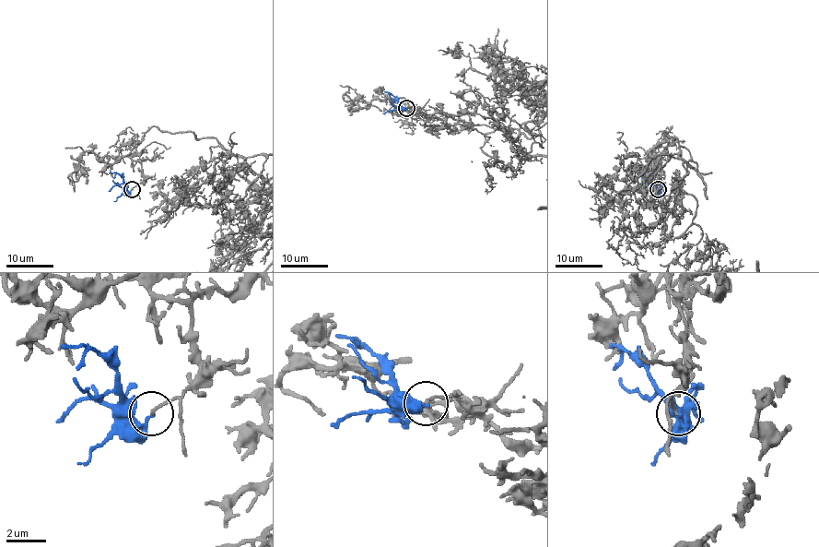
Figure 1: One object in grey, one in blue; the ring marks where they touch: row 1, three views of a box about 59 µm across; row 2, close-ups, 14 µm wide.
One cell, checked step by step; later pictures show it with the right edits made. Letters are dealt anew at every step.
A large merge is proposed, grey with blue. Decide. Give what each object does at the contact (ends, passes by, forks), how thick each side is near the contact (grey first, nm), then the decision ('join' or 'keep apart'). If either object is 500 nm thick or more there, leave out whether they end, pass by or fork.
grey ends there; blue ends there; 140 nm thick on the grey side, 200 nm on the other; keep apart

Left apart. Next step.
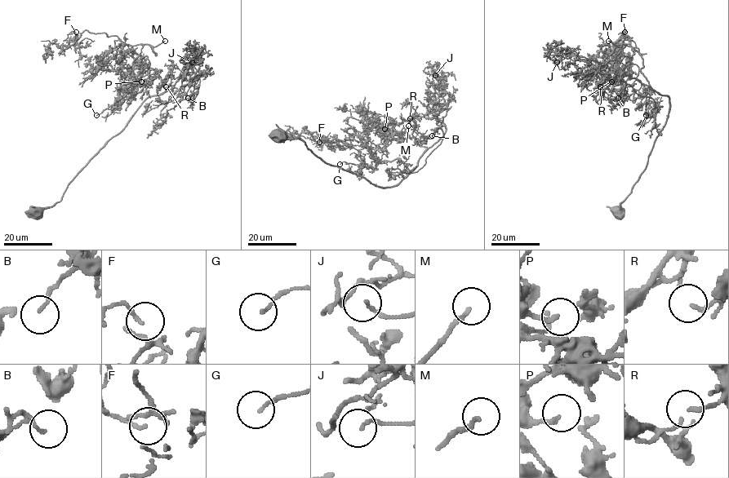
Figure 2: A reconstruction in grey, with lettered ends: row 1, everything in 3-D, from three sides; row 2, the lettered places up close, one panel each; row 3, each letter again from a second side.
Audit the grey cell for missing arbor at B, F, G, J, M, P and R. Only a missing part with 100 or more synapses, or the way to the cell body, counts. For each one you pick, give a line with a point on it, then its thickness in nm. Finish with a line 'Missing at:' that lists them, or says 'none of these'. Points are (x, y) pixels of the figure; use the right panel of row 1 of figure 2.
M: Place: (608, 41). Thickness 160 nm
Missing at: M

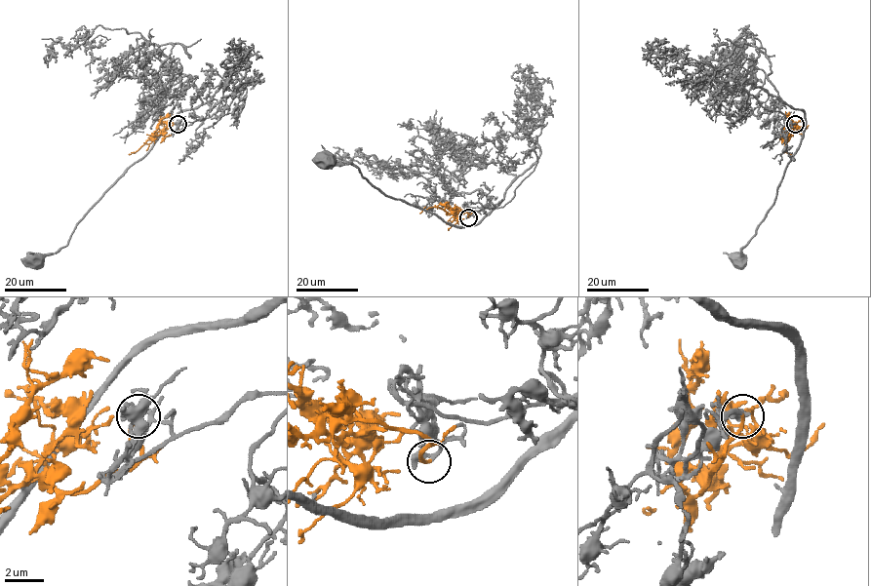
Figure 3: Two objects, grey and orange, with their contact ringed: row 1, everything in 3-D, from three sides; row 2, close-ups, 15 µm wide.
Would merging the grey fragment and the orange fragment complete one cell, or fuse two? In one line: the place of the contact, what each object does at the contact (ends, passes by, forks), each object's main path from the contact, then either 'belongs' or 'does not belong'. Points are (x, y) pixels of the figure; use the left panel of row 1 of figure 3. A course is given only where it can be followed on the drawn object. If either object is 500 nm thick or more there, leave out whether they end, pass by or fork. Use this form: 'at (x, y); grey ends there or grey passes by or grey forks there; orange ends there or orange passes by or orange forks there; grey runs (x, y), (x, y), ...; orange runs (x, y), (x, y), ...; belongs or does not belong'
at (178, 124); grey forks there; orange ends there; grey runs (178, 123), (178, 130), (225, 109), (245, 86), (230, 82), (207, 102), (179, 111), (66, 246), (35, 260); orange runs (178, 124), (178, 130), (169, 136), (154, 137), (158, 123), (173, 114); belongs

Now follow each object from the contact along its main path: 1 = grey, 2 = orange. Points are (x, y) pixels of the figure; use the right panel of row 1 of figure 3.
1: (795, 123), (787, 130), (783, 114), (765, 109), (742, 83), (801, 109), (805, 121), (774, 204), (735, 260)
2: (795, 124), (789, 137), (786, 137), (783, 131), (787, 114)

